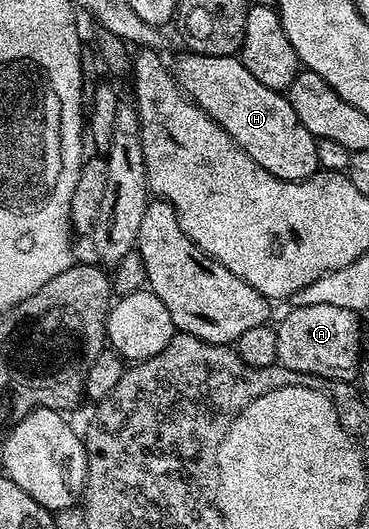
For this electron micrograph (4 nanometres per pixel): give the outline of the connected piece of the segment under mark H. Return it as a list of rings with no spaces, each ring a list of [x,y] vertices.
[[[185,52],[175,66],[177,85],[197,107],[211,116],[233,137],[233,142],[255,164],[283,180],[301,182],[318,173],[317,139],[295,116],[288,97],[280,90],[259,84],[237,56],[207,56]]]

